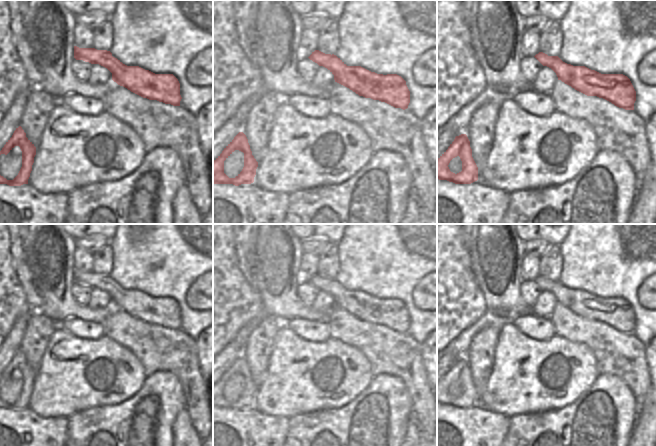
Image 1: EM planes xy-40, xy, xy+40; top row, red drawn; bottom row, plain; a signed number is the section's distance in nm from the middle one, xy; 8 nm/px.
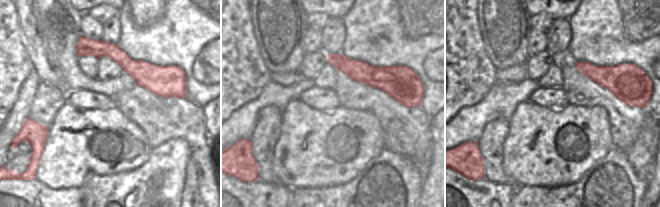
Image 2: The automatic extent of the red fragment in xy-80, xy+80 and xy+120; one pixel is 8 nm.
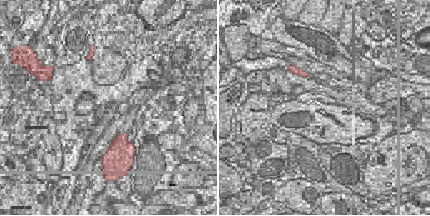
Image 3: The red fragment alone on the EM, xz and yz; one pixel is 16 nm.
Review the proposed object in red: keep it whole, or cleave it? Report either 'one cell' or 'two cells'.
two cells

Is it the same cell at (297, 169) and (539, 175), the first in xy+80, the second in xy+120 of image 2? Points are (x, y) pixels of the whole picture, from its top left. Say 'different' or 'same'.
same

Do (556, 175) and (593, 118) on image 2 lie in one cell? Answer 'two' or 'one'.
one

